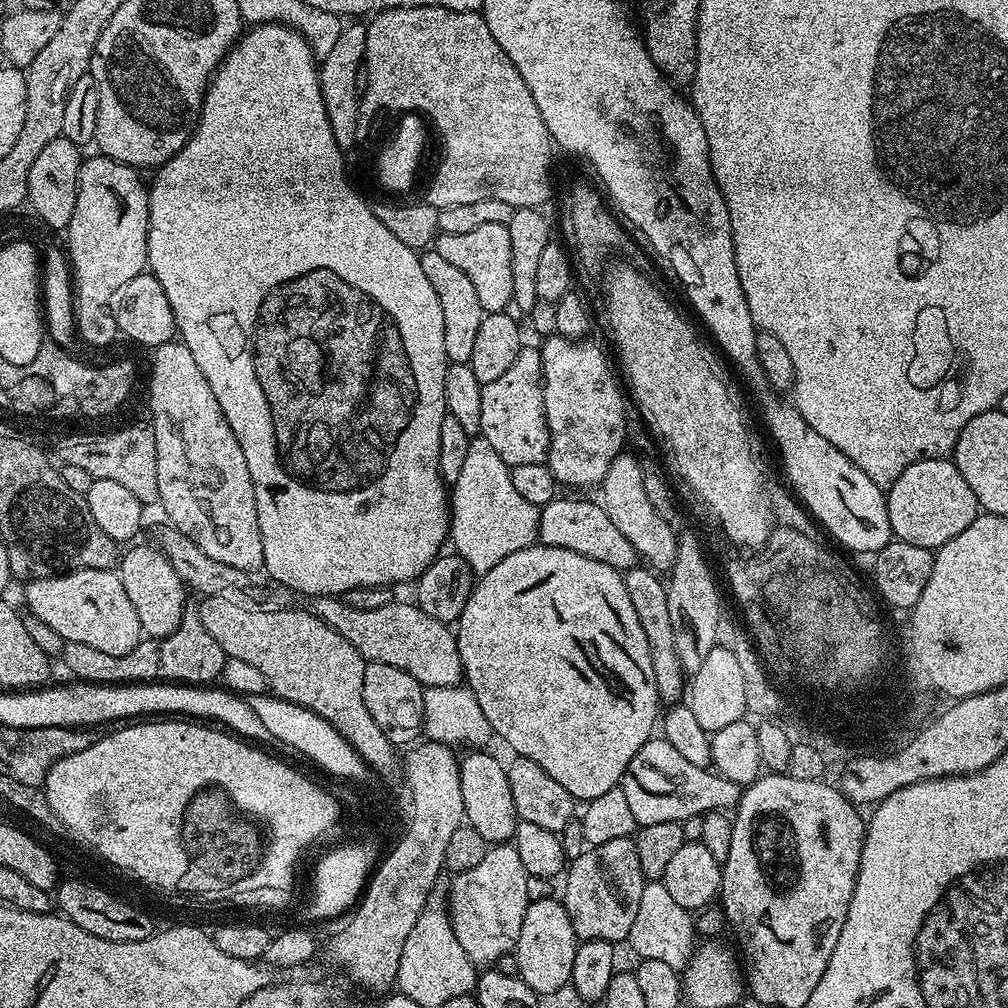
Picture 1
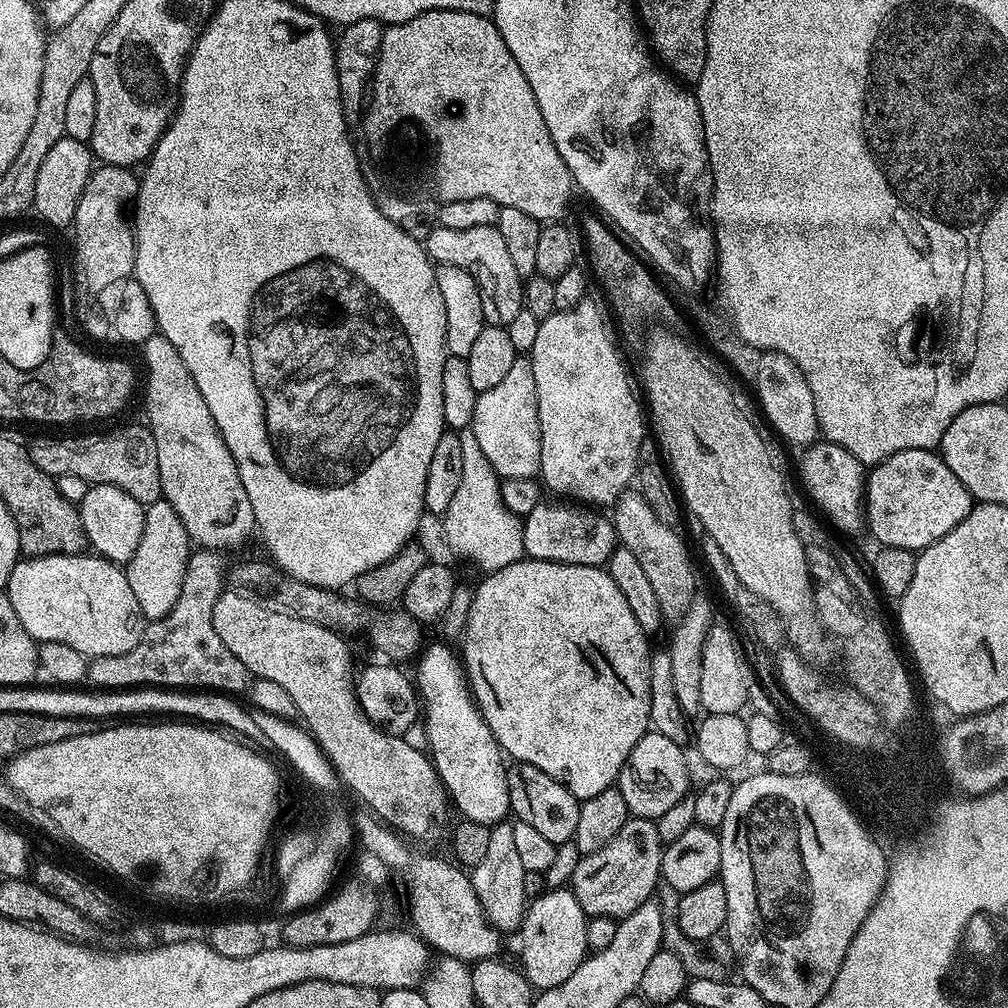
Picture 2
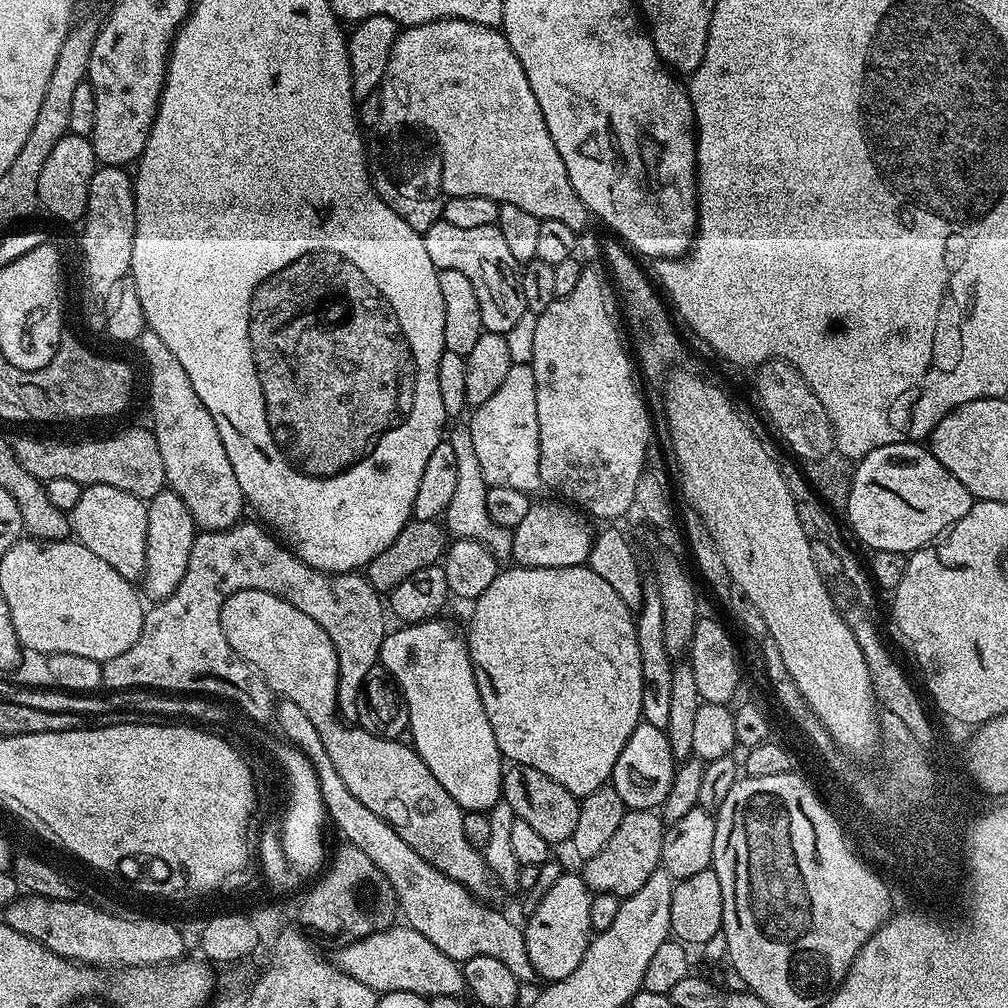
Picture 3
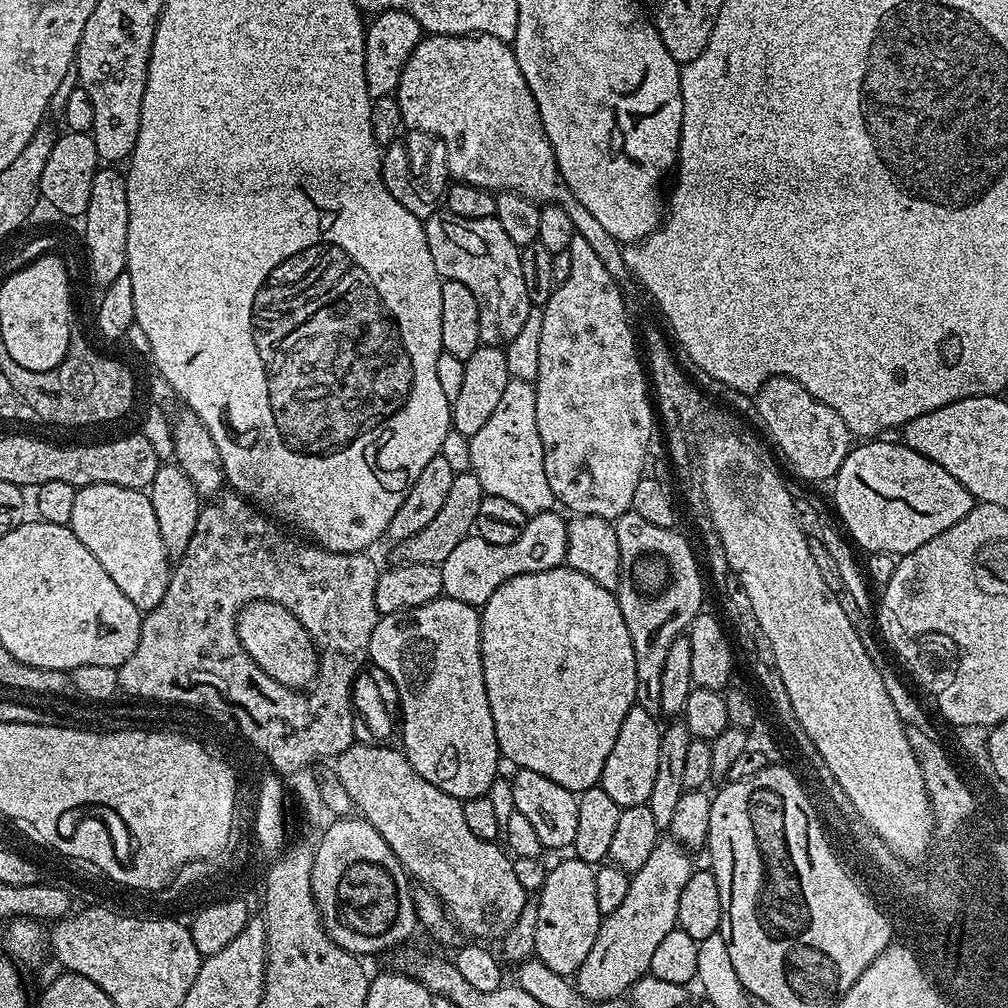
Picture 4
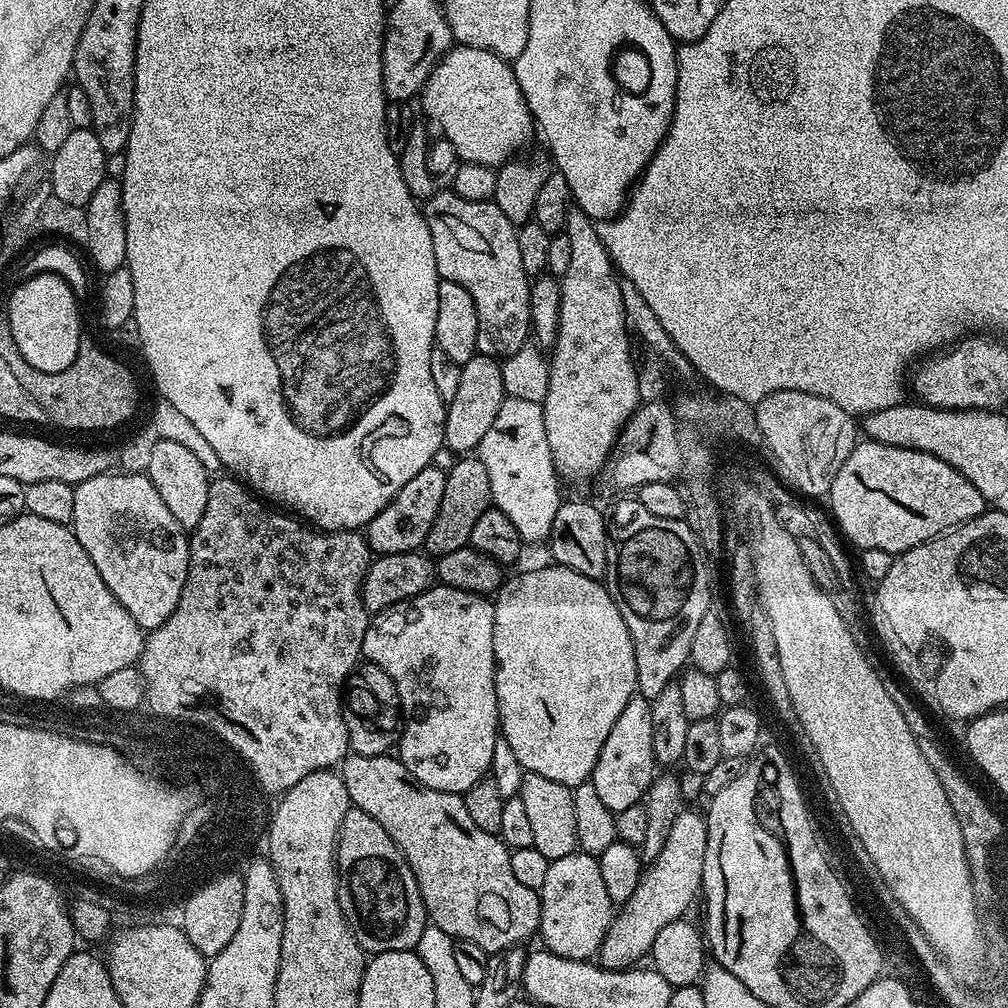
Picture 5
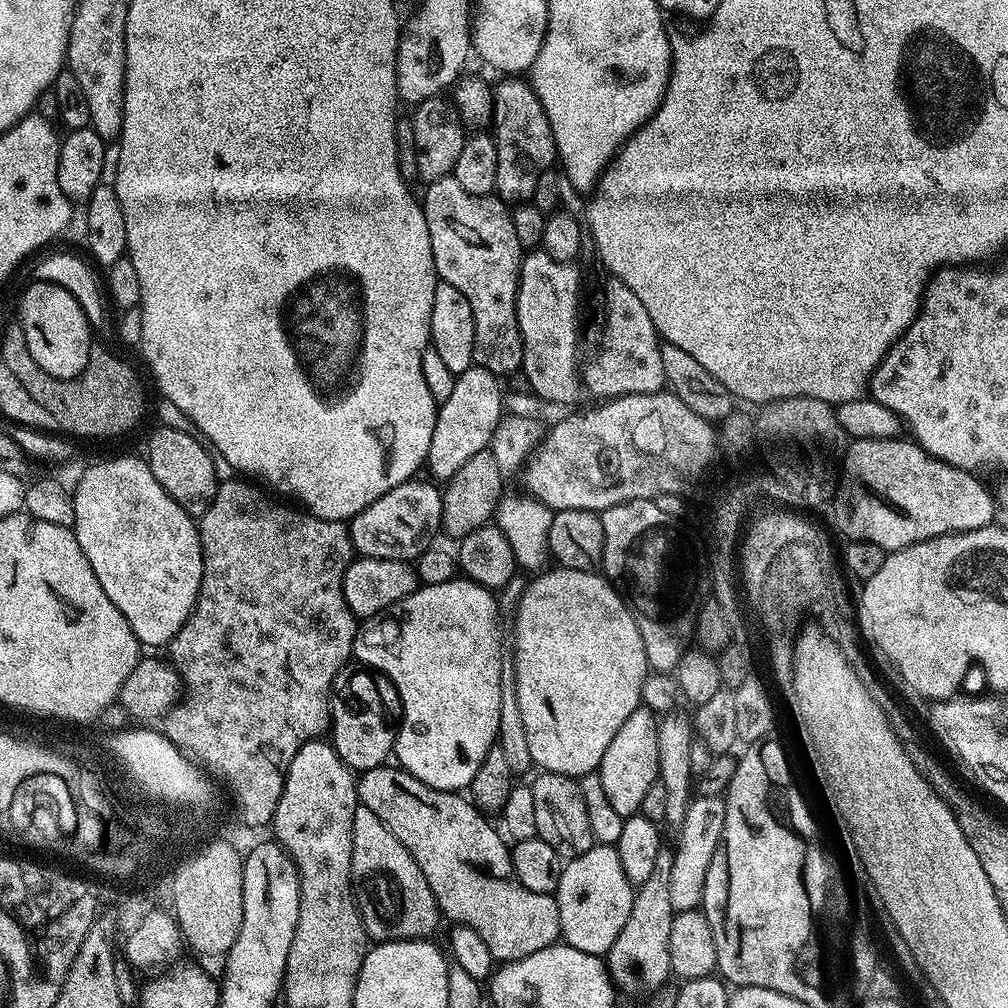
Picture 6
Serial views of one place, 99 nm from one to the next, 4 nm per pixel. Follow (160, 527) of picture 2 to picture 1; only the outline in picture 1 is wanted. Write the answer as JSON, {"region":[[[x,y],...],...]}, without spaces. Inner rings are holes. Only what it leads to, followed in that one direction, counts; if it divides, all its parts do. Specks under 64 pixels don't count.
{"region":[[[133,543],[128,553],[121,555],[118,560],[118,575],[126,594],[138,613],[140,631],[145,637],[160,640],[163,636],[174,634],[182,622],[186,605],[184,605],[184,592],[186,586],[182,578],[174,570],[174,566],[160,551],[159,547],[148,544]]]}

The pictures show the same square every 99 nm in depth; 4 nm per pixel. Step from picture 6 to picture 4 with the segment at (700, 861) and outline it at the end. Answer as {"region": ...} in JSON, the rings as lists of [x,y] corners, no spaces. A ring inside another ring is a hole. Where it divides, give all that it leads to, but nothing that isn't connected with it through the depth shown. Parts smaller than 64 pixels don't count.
{"region":[[[671,838],[661,839],[654,846],[650,858],[642,862],[637,872],[631,873],[630,891],[626,893],[626,902],[614,910],[614,914],[603,917],[598,938],[586,962],[576,971],[574,987],[588,1000],[614,1000],[623,997],[629,989],[649,975],[650,958],[654,950],[677,927],[678,900],[686,882],[694,871],[689,849],[677,844]]]}

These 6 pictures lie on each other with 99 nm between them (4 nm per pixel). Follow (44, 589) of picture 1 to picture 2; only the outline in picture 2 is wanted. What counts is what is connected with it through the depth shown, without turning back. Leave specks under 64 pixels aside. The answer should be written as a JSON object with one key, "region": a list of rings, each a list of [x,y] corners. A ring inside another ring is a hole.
{"region":[[[99,554],[21,558],[10,574],[6,595],[10,598],[10,606],[14,606],[14,614],[18,614],[18,622],[26,626],[33,640],[62,642],[66,646],[74,646],[74,650],[89,658],[126,654],[134,650],[146,627],[138,598],[134,598],[134,590],[130,590],[127,571]]]}

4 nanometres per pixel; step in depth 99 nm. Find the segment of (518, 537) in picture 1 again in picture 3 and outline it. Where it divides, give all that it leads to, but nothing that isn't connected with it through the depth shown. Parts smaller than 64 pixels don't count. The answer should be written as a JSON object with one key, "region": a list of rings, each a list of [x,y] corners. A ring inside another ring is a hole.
{"region":[[[461,426],[447,433],[446,439],[454,446],[454,455],[458,461],[458,483],[454,489],[454,498],[442,517],[447,531],[461,540],[476,540],[484,544],[497,561],[507,561],[512,554],[512,532],[507,528],[490,522],[486,514],[486,500],[490,485],[482,478],[482,466],[478,466],[478,454],[474,454],[474,438],[467,426]]]}

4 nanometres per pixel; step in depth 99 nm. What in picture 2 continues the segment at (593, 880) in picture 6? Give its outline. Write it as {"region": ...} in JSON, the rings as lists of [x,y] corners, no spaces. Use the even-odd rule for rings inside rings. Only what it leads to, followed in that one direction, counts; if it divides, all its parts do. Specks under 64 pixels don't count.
{"region":[[[553,887],[545,890],[527,905],[524,920],[518,929],[520,936],[520,961],[524,977],[533,989],[543,990],[562,986],[574,970],[589,955],[586,930],[589,917],[585,916],[571,887]]]}

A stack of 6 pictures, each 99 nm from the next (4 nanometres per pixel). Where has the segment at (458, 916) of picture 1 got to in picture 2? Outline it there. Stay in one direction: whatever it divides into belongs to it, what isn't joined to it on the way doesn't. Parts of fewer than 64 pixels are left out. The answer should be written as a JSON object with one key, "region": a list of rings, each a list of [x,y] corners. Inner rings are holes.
{"region":[[[512,824],[491,825],[490,843],[482,862],[471,869],[472,886],[488,923],[500,934],[515,933],[524,920],[526,897],[524,894],[524,867],[514,847]]]}

